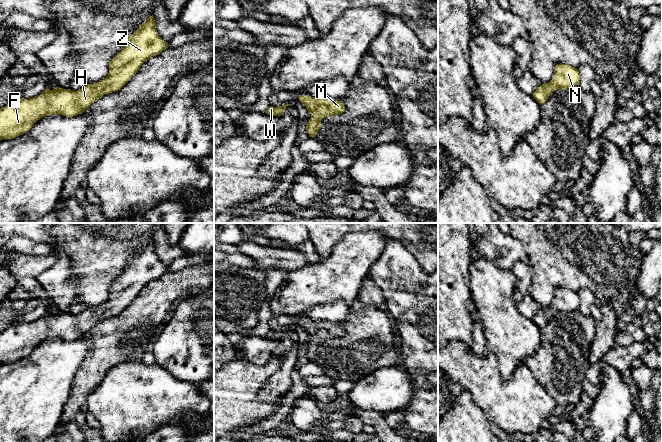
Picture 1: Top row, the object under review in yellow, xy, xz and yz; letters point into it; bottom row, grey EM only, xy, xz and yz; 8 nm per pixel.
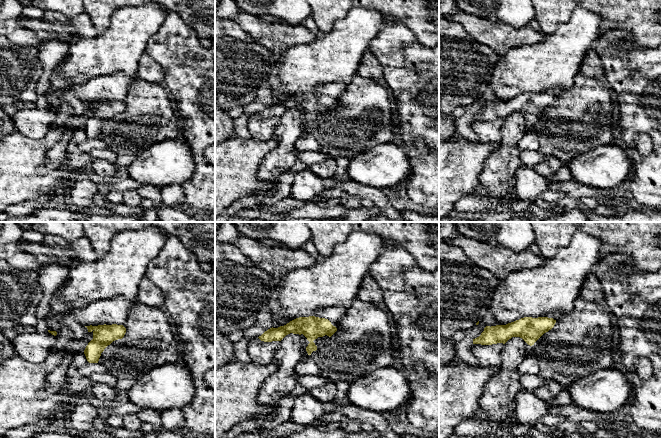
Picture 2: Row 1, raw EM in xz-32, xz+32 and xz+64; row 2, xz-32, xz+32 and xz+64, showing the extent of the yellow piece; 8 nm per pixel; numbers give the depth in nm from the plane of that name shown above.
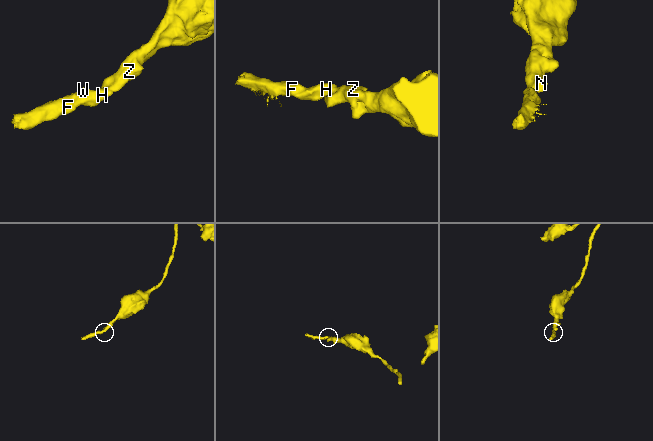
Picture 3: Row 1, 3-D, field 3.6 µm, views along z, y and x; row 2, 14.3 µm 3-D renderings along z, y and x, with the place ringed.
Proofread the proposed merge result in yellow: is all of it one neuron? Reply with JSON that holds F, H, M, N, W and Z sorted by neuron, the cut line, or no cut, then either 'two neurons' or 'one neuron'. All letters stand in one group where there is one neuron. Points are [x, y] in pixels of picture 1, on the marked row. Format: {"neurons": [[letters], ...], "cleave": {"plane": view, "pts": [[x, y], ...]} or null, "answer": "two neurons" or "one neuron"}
{"neurons": [["F", "H", "M", "N", "W", "Z"]], "cleave": null, "answer": "one neuron"}

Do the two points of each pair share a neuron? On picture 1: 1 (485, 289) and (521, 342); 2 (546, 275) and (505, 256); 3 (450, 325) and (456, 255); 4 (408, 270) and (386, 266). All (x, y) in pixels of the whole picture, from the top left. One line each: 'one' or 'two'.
1: one
2: two
3: one
4: one

